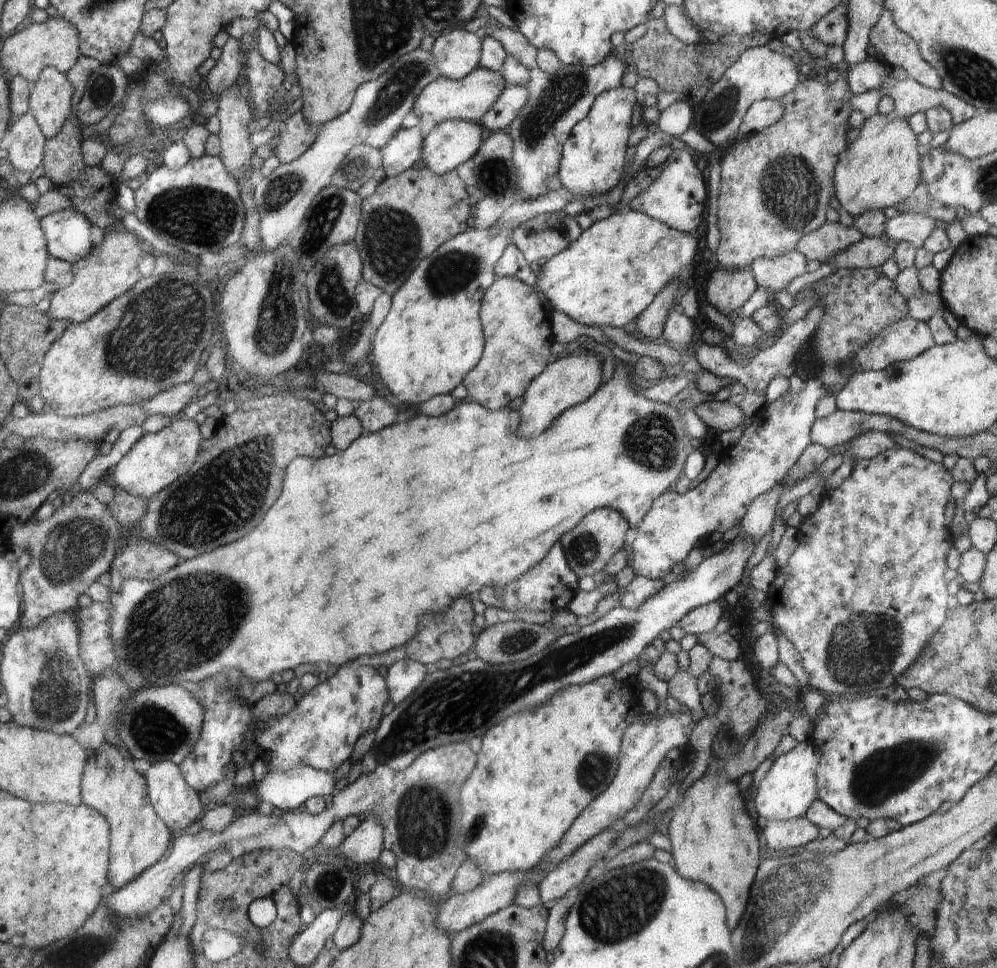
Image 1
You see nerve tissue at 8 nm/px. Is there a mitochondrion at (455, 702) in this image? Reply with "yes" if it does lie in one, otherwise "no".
yes

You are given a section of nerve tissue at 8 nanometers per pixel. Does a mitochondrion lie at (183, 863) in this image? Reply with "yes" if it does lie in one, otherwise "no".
no

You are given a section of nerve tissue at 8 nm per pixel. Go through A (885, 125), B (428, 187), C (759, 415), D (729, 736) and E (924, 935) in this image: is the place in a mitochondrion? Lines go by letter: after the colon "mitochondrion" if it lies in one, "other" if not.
A: other
B: other
C: other
D: other
E: other

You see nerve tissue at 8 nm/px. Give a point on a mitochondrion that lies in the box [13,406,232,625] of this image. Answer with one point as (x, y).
(75, 546)

